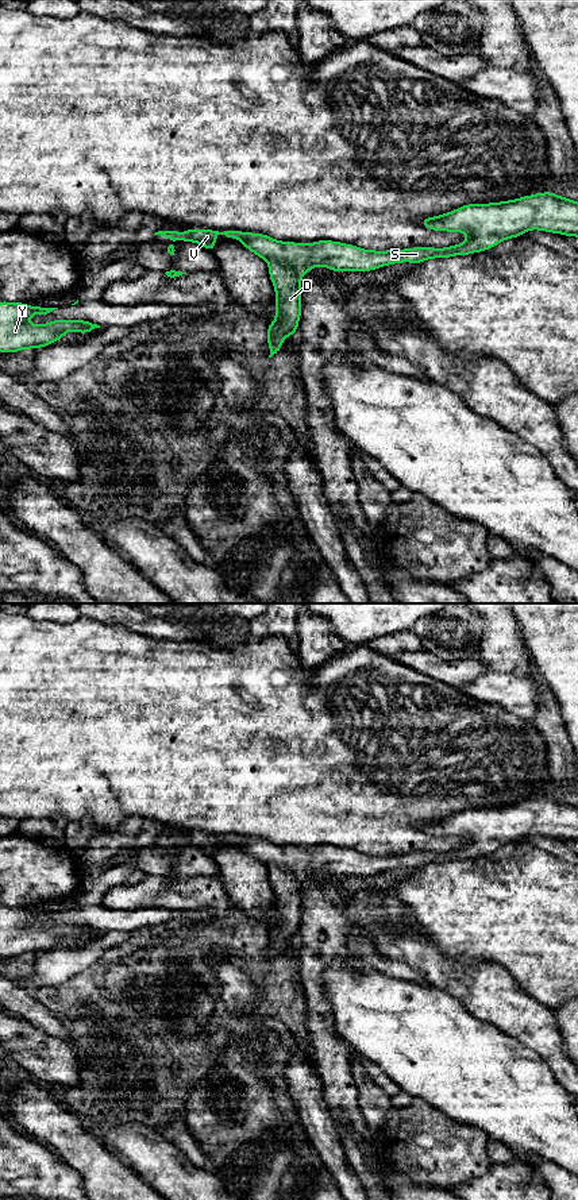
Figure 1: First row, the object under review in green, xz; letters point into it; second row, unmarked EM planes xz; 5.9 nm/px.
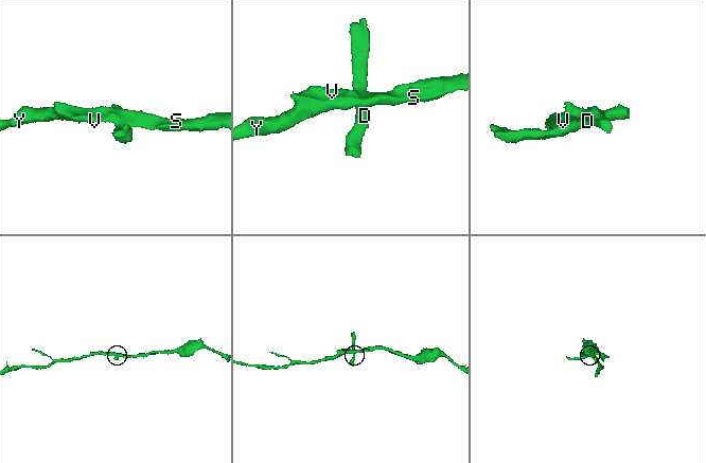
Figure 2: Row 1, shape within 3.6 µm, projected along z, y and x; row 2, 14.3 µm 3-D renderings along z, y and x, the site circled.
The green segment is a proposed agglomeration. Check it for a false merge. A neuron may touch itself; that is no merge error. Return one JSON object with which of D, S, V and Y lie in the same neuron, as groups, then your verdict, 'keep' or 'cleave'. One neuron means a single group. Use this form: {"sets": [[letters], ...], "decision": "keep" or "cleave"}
{"sets": [["D"], ["S", "V", "Y"]], "decision": "cleave"}

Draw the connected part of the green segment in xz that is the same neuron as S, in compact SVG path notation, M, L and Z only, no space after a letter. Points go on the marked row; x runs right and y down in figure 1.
M543 192L500 202L467 204L435 217L424 217L421 224L431 231L463 232L467 239L461 244L443 248L421 246L375 251L328 239L307 244L281 242L265 234L235 229L219 232L190 228L185 232L158 231L154 235L193 242L212 252L216 238L221 234L230 239L238 239L266 263L275 261L293 269L298 278L303 278L317 266L336 273L371 271L402 262L419 265L428 259L470 255L490 250L531 229L578 238L578 201Z

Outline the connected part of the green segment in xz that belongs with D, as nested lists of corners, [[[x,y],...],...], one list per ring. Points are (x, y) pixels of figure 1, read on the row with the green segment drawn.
[[[269,262],[269,277],[275,292],[275,317],[267,325],[267,346],[271,358],[282,350],[282,340],[293,336],[301,317],[301,279],[293,269]]]

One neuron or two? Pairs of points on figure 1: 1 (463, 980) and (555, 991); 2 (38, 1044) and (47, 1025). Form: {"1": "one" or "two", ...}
{"1": "two", "2": "two"}

